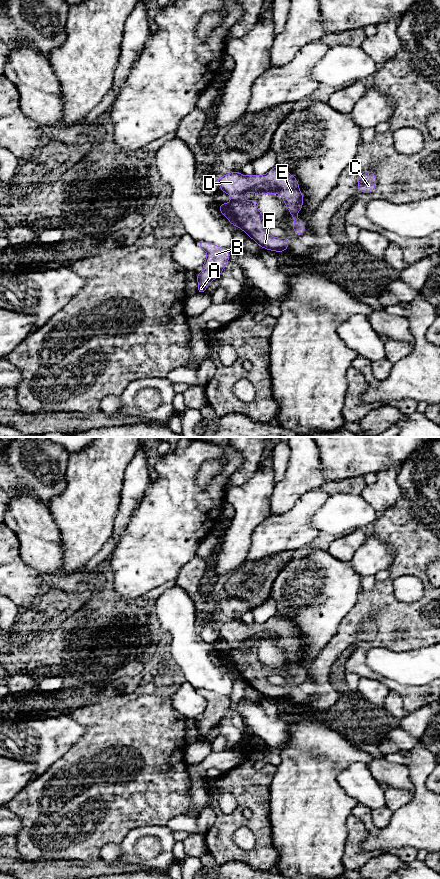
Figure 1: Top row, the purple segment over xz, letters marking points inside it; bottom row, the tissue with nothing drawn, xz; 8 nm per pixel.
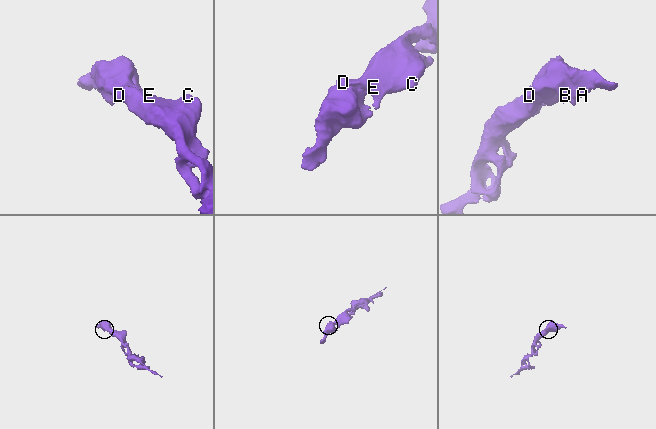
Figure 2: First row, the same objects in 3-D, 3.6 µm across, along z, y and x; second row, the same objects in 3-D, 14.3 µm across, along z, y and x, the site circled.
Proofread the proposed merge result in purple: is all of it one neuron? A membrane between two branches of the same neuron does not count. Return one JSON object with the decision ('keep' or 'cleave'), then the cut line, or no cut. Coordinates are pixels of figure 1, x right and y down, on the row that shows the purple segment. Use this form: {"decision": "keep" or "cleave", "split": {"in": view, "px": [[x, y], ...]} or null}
{"decision": "keep", "split": null}

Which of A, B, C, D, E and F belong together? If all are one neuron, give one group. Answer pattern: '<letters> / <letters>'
A B C D E F

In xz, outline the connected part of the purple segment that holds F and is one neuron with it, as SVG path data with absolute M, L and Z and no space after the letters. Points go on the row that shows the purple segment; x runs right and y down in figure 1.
M278 165L262 176L255 174L245 176L240 172L229 172L216 179L220 190L232 197L231 202L218 204L222 215L229 220L232 226L237 226L244 231L261 248L284 252L287 251L290 240L273 237L268 233L267 228L273 222L259 212L256 199L250 201L244 199L243 195L247 192L254 192L256 195L279 193L295 220L291 229L298 236L306 232L304 222L297 217L304 200L299 190L299 182L292 174Z

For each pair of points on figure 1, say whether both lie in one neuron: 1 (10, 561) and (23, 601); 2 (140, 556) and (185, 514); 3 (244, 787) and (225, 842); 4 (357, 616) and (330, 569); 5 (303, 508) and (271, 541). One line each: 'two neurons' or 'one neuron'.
1: one neuron
2: one neuron
3: one neuron
4: two neurons
5: one neuron

